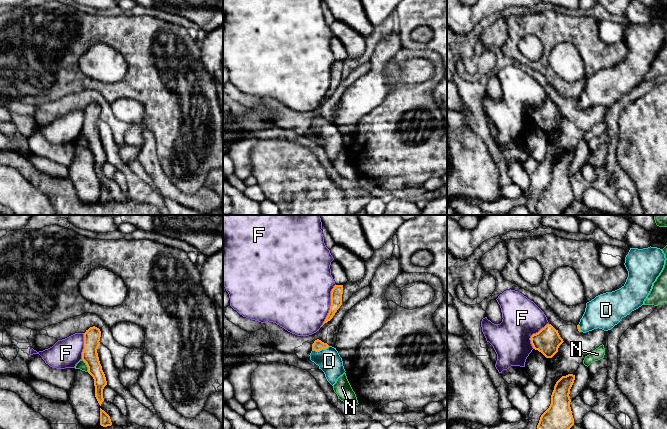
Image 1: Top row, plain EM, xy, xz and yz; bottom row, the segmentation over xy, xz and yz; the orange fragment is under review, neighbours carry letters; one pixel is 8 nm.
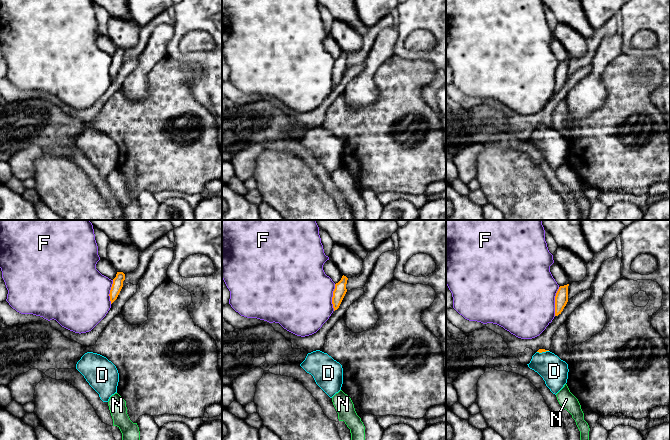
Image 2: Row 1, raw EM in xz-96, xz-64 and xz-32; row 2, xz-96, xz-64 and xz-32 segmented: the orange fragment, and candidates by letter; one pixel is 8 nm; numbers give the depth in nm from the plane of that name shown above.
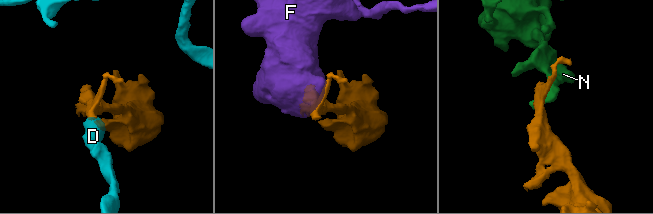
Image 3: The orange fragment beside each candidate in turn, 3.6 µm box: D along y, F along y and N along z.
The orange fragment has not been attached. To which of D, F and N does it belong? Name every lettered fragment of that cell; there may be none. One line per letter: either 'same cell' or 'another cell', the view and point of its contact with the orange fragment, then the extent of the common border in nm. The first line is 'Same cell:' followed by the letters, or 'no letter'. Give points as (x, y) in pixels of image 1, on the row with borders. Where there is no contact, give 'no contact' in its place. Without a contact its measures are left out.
Same cell: D
D: same cell; meets orange in xz at (320, 349); contact 150 nm long
F: another cell; meets orange in xz at (331, 305); contact 360 nm long
N: another cell; meets orange in xy at (86, 364); contact 120 nm long

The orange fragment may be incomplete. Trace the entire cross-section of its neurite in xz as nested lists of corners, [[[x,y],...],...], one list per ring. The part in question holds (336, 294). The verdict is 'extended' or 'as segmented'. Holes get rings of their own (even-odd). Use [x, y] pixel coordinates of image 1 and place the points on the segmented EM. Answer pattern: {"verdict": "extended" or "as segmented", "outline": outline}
{"verdict": "as segmented", "outline": [[[335,285],[331,291],[330,310],[329,310],[329,313],[328,313],[323,325],[333,318],[333,316],[337,312],[337,310],[342,305],[342,294],[343,294],[343,285]]]}

